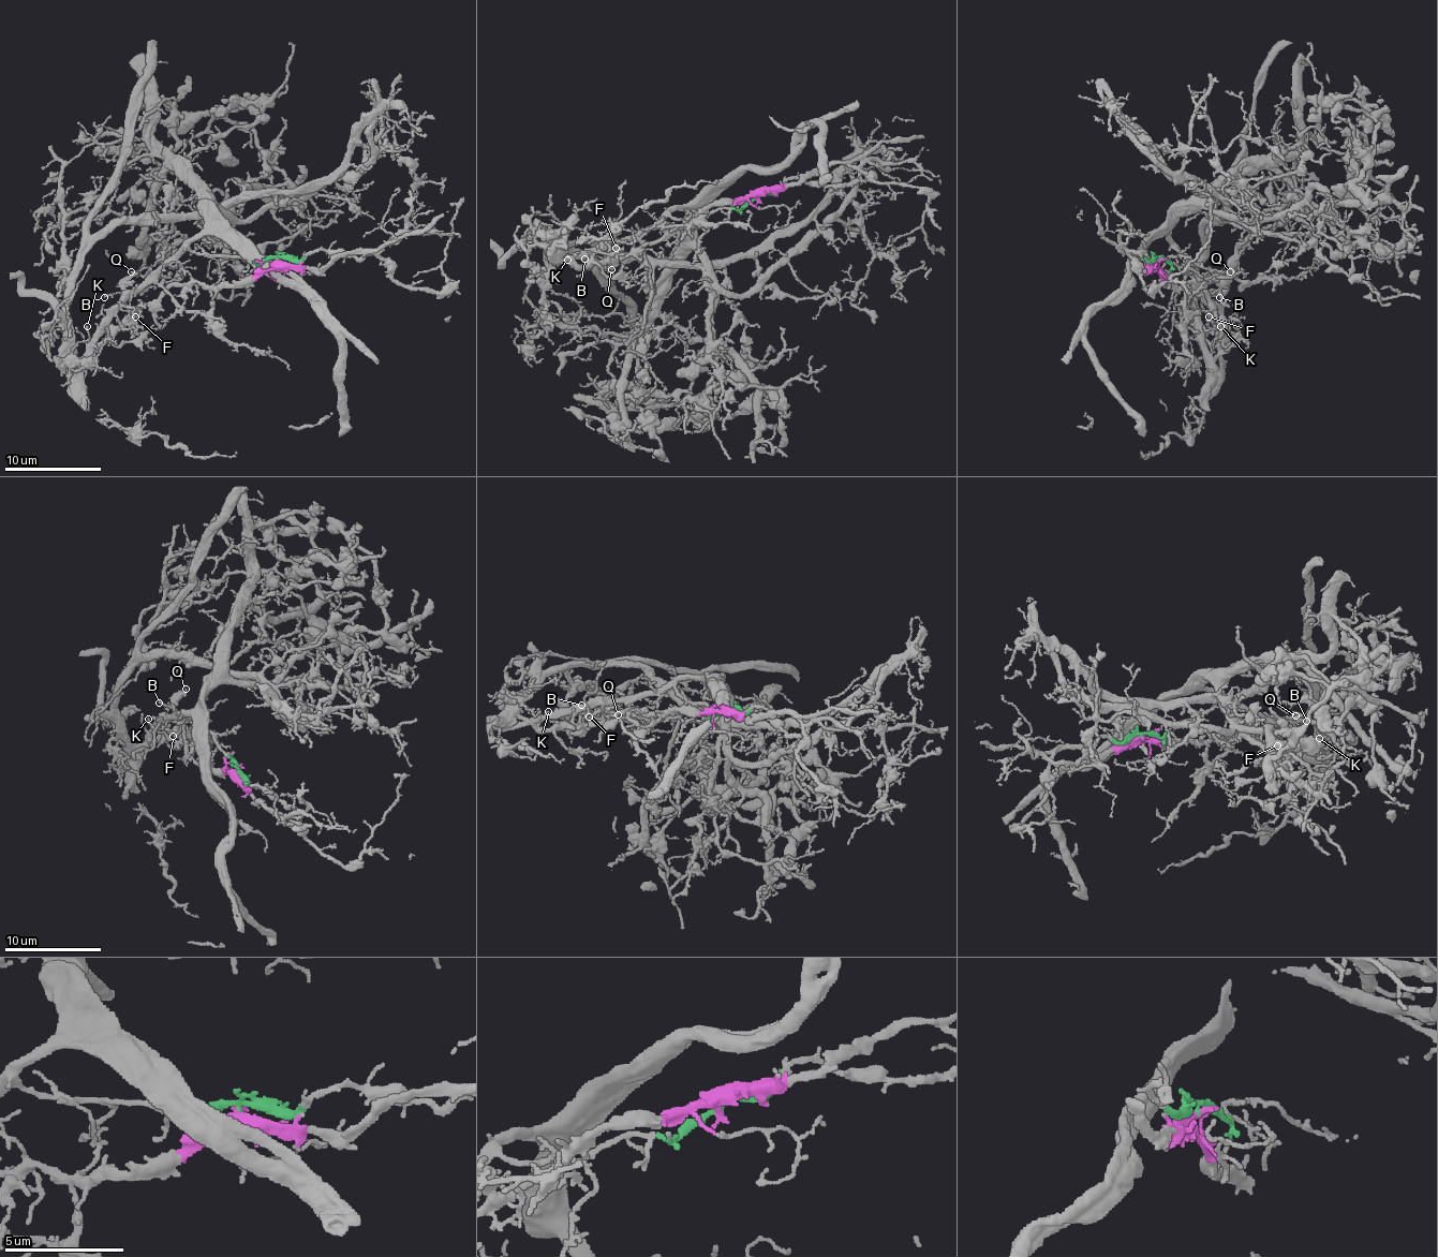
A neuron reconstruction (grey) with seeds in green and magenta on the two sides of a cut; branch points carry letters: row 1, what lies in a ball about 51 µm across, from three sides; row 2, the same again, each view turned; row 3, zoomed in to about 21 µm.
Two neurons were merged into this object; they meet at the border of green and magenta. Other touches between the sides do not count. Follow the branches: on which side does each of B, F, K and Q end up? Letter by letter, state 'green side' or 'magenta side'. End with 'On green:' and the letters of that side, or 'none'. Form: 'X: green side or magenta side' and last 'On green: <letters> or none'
B: magenta side
F: magenta side
K: magenta side
Q: magenta side
On green: none

